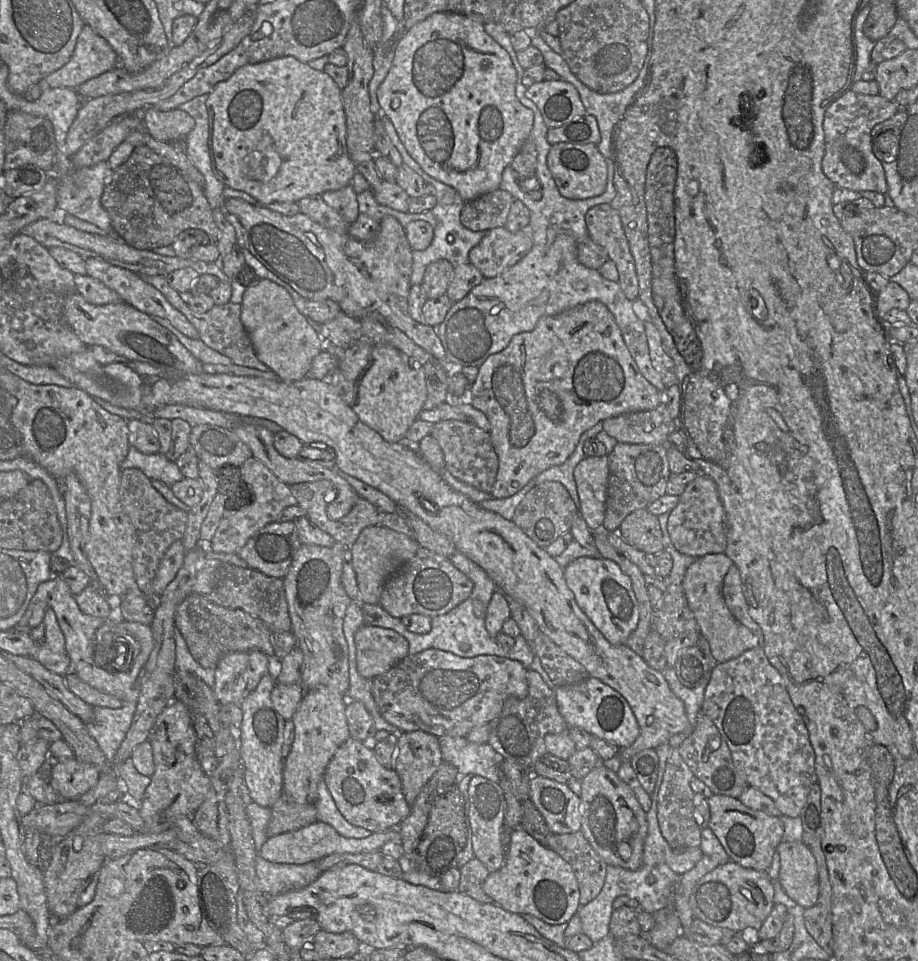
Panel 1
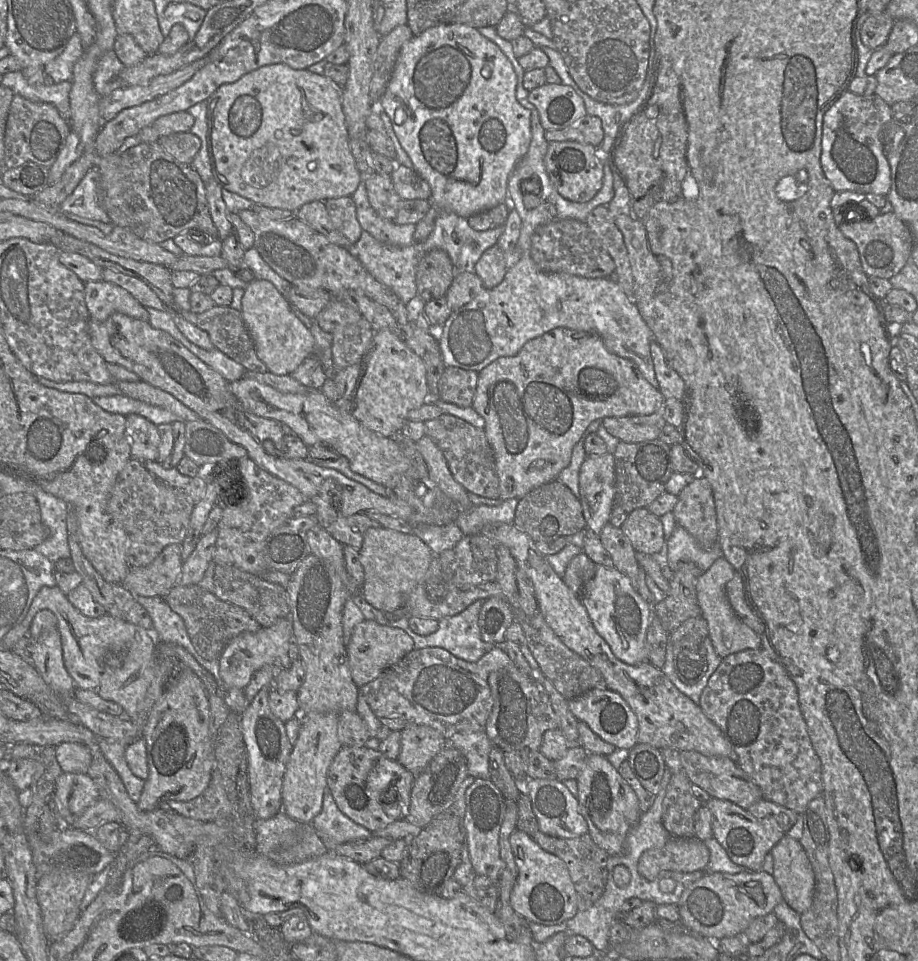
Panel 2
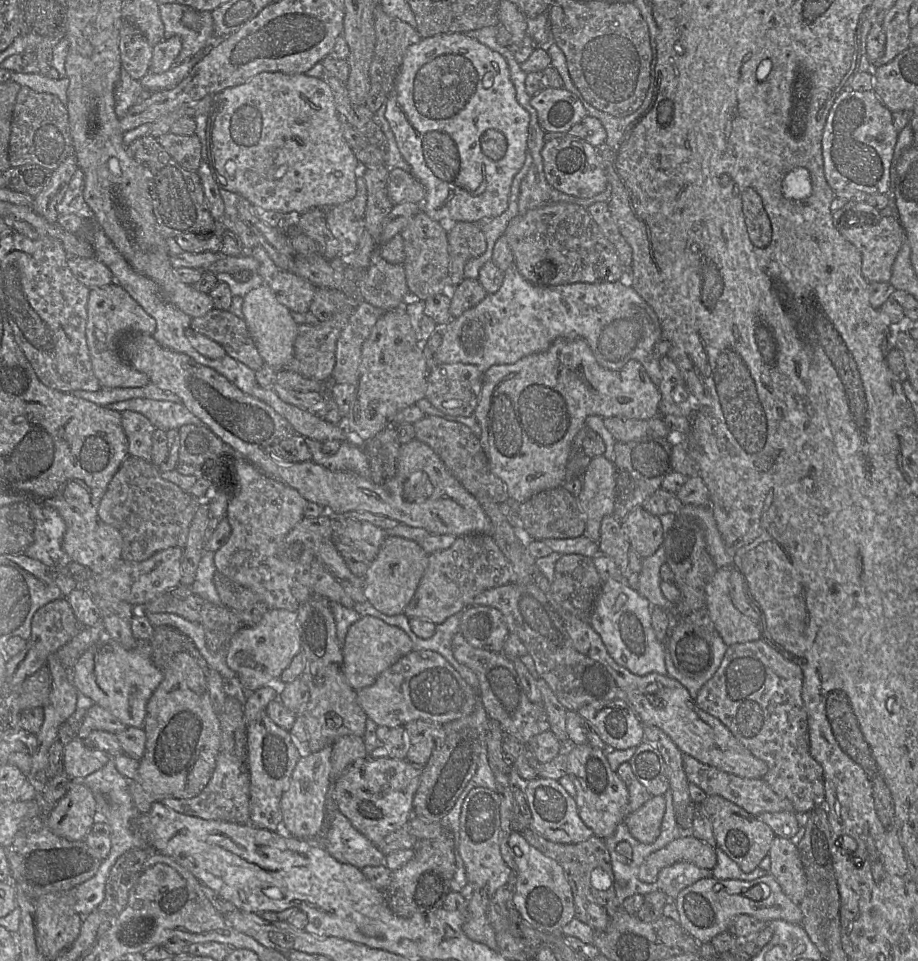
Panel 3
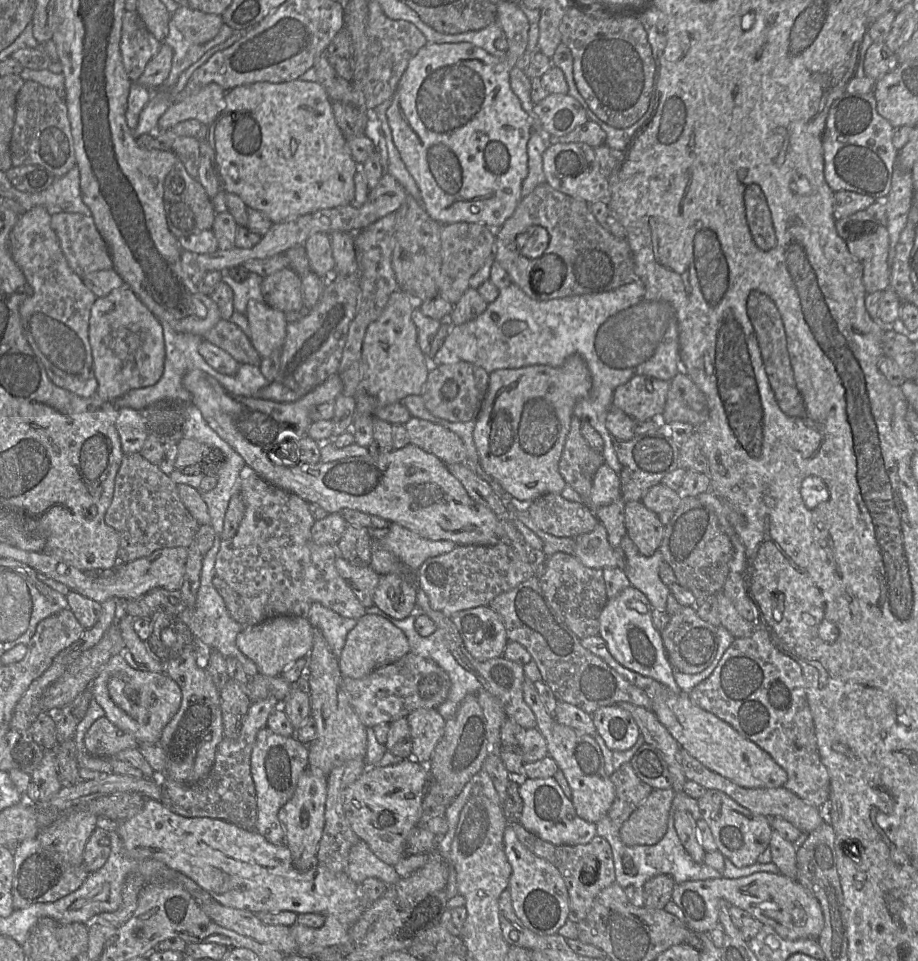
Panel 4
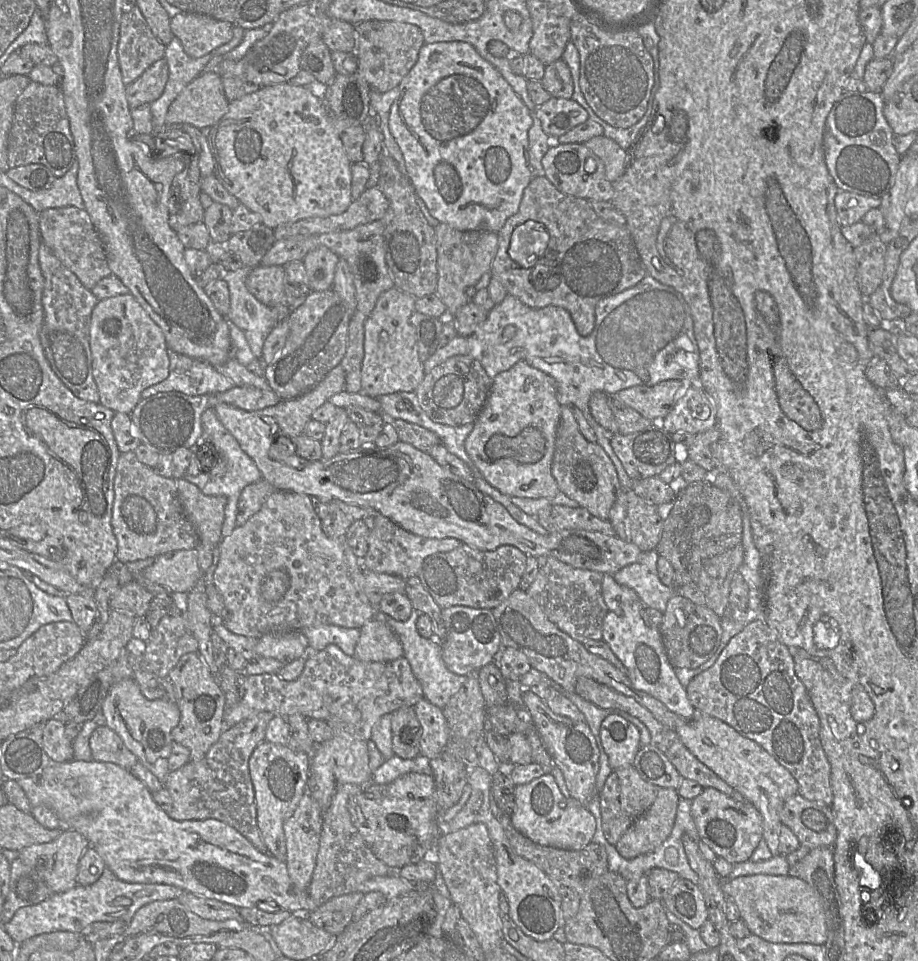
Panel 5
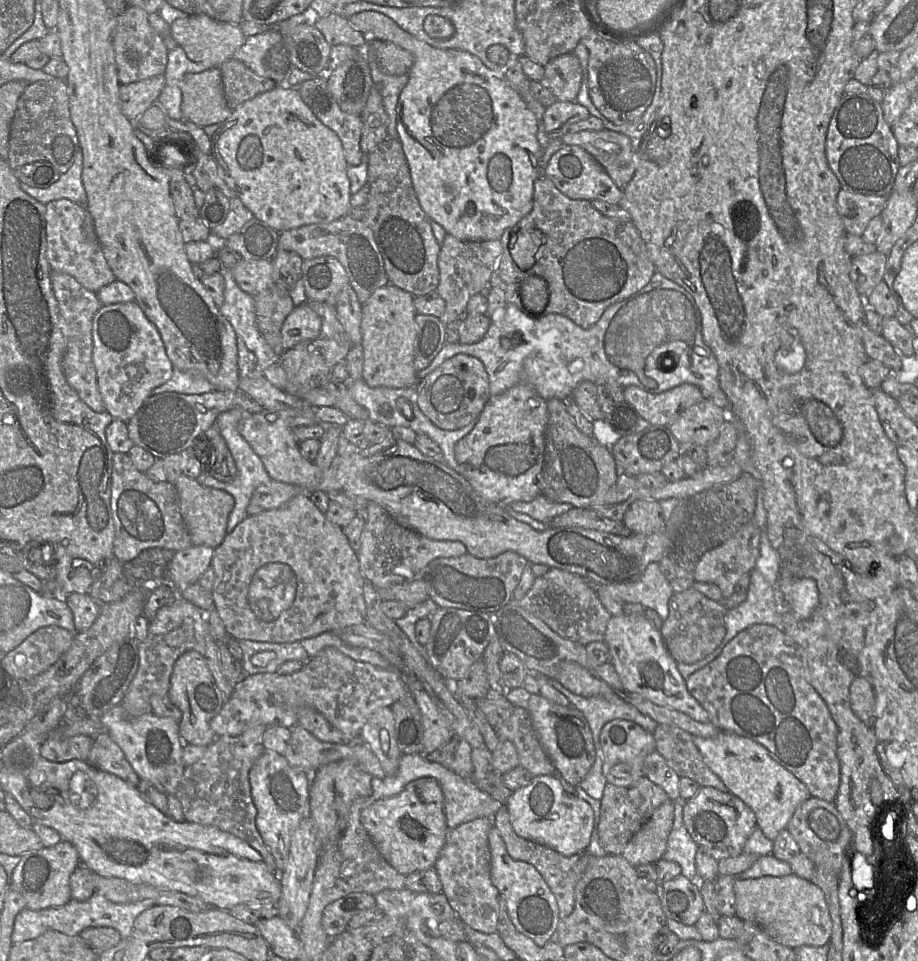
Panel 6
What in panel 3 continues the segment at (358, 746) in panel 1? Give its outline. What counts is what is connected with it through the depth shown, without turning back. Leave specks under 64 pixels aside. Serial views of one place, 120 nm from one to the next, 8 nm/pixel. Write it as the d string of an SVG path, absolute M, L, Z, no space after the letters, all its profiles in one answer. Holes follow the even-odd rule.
M366 756L351 764L337 779L334 800L352 825L378 845L413 816L413 797L420 783L421 768L406 759Z

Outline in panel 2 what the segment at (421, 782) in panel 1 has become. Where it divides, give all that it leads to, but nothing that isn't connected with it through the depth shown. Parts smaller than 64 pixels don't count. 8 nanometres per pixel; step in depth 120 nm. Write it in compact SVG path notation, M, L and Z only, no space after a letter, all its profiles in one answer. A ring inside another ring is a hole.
M410 725L401 731L398 762L418 775L433 757L446 746L446 738L427 725Z

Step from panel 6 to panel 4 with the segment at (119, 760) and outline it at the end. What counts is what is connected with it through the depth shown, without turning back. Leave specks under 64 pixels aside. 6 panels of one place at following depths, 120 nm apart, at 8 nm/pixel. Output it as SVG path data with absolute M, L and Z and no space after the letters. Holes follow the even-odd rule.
M105 715L90 726L84 737L89 754L111 759L122 750L137 748L138 744L131 734L118 728Z

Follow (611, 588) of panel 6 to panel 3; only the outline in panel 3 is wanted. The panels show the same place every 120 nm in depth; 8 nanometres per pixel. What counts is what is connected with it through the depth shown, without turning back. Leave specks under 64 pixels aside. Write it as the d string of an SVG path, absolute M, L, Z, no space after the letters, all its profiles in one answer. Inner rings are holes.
M663 544L658 550L647 558L642 559L642 569L638 580L638 592L648 600L652 607L669 609L671 605L664 597L660 583L660 568L666 562Z

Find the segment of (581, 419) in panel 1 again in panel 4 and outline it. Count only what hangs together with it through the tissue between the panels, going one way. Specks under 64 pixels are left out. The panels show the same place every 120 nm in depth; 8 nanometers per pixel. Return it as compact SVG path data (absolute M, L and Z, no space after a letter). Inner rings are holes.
M572 355L559 367L548 365L530 365L517 369L498 369L489 374L489 384L482 402L479 413L475 419L475 429L473 432L474 443L479 454L479 462L484 471L489 474L503 488L509 497L514 497L520 501L533 501L546 493L561 493L566 486L566 482L559 472L559 461L564 449L567 434L570 429L573 409L575 404L586 397L591 389L592 379L585 360L579 355ZM636 375L618 386L612 406L635 421L660 419L664 410L670 382L644 375Z

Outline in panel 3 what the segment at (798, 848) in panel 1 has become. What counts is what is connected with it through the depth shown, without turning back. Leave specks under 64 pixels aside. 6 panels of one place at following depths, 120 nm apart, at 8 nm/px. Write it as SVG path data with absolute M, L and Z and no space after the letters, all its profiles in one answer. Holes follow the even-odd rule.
M775 836L769 850L770 871L784 893L799 904L806 892L806 876L796 844L791 839Z

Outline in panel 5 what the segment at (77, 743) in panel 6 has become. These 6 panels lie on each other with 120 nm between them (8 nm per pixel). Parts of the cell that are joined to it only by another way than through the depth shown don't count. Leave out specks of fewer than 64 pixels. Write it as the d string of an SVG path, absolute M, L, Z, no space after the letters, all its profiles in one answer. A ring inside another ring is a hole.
M61 716L46 721L43 725L43 747L51 761L73 760L73 742L65 735L65 725Z

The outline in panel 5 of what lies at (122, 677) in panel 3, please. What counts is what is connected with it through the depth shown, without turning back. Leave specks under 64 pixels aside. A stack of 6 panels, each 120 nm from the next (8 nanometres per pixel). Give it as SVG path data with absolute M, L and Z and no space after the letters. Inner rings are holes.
M133 677L122 679L109 690L102 704L106 725L115 731L125 746L164 785L168 774L168 759L172 753L171 731L180 719L180 711L175 702L162 699L148 700L141 693Z

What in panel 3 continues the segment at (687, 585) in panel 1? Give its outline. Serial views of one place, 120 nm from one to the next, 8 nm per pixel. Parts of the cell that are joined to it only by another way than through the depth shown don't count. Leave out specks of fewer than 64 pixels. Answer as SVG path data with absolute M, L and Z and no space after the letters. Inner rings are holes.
M722 567L707 584L706 605L715 631L727 646L762 638L759 623L742 614L729 596L729 577L733 567Z

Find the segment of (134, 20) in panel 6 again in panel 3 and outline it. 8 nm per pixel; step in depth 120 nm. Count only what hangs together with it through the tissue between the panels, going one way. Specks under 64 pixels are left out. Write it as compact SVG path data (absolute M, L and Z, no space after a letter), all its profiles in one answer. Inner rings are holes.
M123 21L120 29L119 50L123 69L135 80L149 72L153 46L134 25Z

